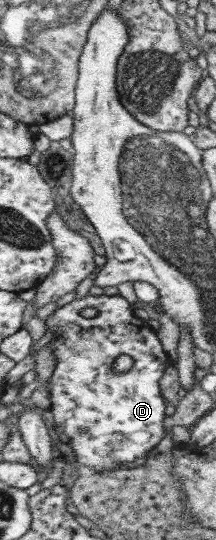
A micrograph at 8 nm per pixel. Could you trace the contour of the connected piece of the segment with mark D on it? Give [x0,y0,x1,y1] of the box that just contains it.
[45,293,172,474]

